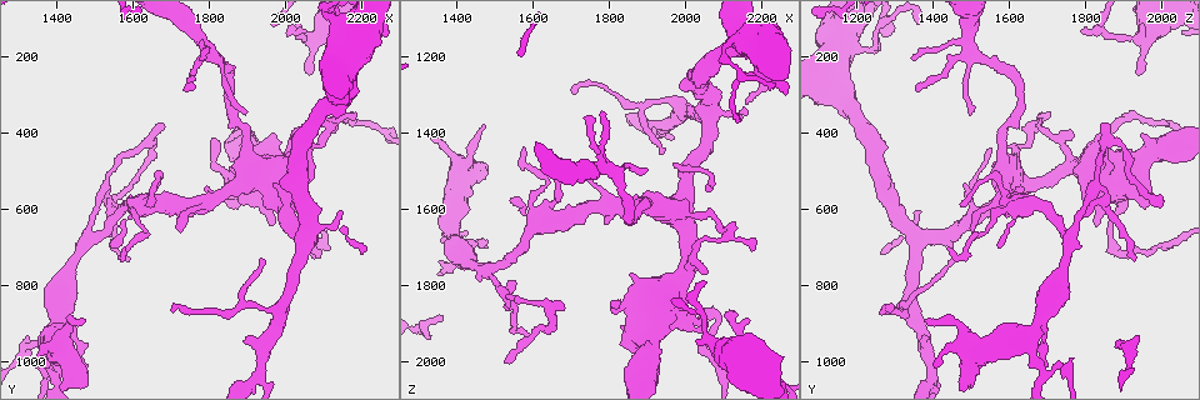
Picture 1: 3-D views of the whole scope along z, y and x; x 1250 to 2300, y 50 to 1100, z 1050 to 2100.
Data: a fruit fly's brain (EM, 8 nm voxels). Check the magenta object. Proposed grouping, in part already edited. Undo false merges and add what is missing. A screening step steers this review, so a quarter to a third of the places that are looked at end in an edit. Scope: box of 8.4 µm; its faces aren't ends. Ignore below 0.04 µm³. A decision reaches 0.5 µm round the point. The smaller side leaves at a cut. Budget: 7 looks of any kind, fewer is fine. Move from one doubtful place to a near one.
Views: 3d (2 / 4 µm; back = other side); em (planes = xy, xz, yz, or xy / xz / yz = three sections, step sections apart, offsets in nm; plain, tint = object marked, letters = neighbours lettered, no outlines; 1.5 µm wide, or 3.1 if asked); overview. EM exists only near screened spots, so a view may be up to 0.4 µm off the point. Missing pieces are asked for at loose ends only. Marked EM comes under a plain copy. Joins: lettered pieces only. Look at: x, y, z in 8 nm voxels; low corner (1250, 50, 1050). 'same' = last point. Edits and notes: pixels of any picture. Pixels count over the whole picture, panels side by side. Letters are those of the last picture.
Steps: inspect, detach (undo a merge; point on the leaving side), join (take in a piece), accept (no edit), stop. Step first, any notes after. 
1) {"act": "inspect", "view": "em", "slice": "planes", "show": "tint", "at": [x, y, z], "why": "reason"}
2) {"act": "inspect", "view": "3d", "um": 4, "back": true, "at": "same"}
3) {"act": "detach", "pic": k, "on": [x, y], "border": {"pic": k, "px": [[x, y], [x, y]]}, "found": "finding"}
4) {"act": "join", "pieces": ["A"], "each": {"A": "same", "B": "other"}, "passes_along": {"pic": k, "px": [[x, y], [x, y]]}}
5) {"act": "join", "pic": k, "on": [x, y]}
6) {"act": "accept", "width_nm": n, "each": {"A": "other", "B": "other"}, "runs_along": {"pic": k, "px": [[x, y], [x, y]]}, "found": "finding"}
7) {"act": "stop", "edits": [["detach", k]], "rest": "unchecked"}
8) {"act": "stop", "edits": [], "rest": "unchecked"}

{"act": "inspect", "view": "3d", "um": 2, "back": true, "at": [2055, 385, 1760], "why": "branch stops here"}

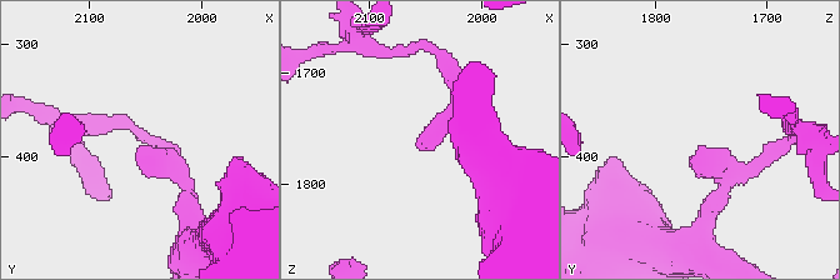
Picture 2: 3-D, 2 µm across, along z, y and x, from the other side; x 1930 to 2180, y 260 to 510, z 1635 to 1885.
{"act": "inspect", "view": "em", "slice": "planes", "show": "letters", "at": [2052, 390, 1762], "why": "need the tissue"}

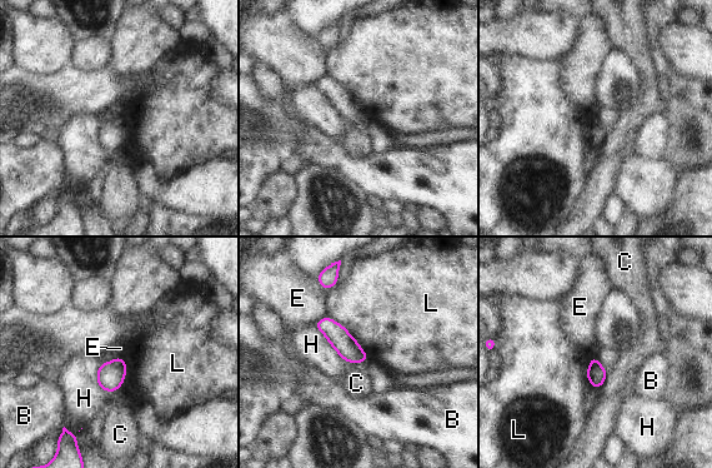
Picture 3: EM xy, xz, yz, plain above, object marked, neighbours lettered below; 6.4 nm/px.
{"act": "accept", "width_nm": 130, "each": {"B": "other", "C": "other", "E": "other", "H": "other", "L": "other"}, "border": {"pic": 3, "px": [[326, 315], [314, 323]]}, "found": "none of them fits"}

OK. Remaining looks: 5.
{"act": "inspect", "view": "3d", "um": 2, "at": [2080, 715, 1890], "why": "sharp bend"}

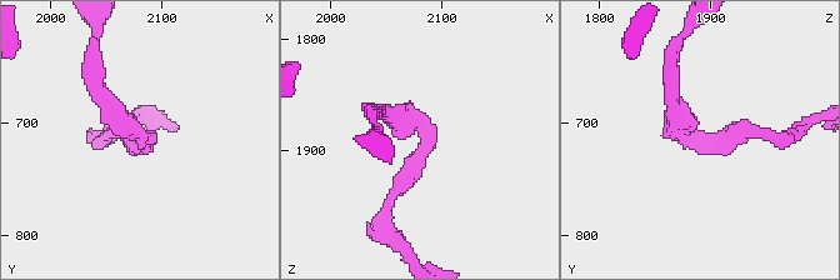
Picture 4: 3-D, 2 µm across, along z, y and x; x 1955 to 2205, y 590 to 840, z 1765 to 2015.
{"act": "inspect", "view": "em", "slice": "yz", "step": 8, "show": "tint", "at": [2080, 714, 1892], "why": "now the EM"}

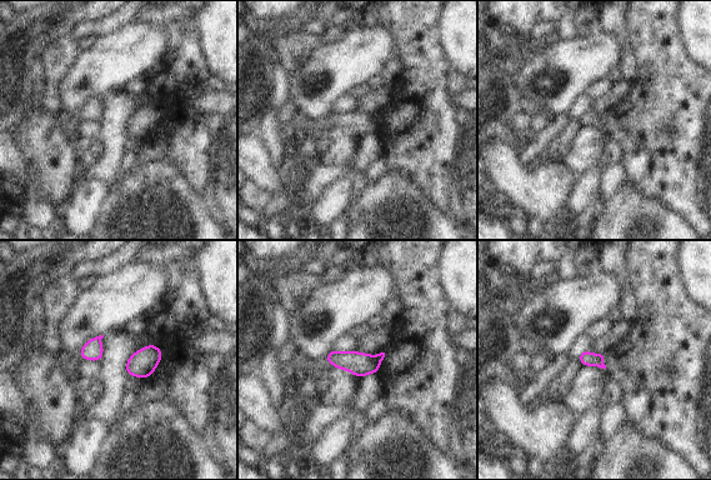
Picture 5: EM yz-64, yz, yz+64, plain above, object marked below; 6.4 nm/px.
{"act": "inspect", "view": "em", "slice": "planes", "show": "letters", "at": "same"}

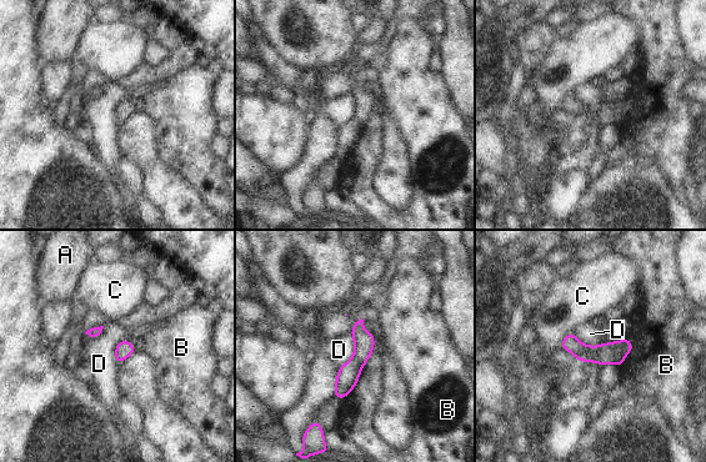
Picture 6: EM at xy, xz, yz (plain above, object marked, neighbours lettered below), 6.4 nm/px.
{"act": "accept", "each": {"A": "other", "B": "other", "C": "other", "D": "other"}, "border": {"pic": 6, "px": [[350, 332], [354, 352], [338, 368]]}, "found": "all the same cell"}

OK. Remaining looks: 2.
{"act": "inspect", "view": "3d", "um": 4, "at": [1330, 1010, 1410], "why": "thin end"}

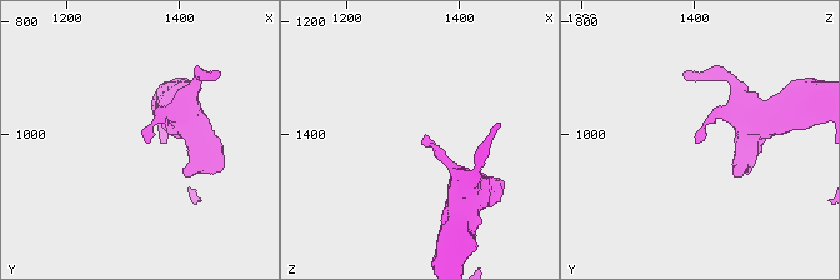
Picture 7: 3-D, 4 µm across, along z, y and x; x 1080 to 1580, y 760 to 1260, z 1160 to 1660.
{"act": "inspect", "view": "em", "slice": "planes", "show": "letters", "at": [1335, 1015, 1410]}

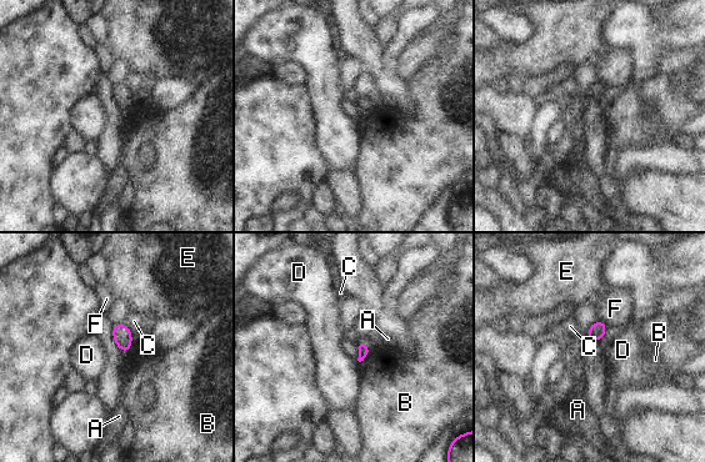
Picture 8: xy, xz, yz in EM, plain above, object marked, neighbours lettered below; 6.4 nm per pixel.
{"act": "accept", "longest_contact_nm": ["D", 130], "each": {"A": "other", "B": "other", "C": "other", "D": "other", "E": "other", "F": "other"}, "found": "no lettered piece goes on from it"}

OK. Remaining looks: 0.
{"act": "stop", "edits": [], "rest": "unchecked"}

